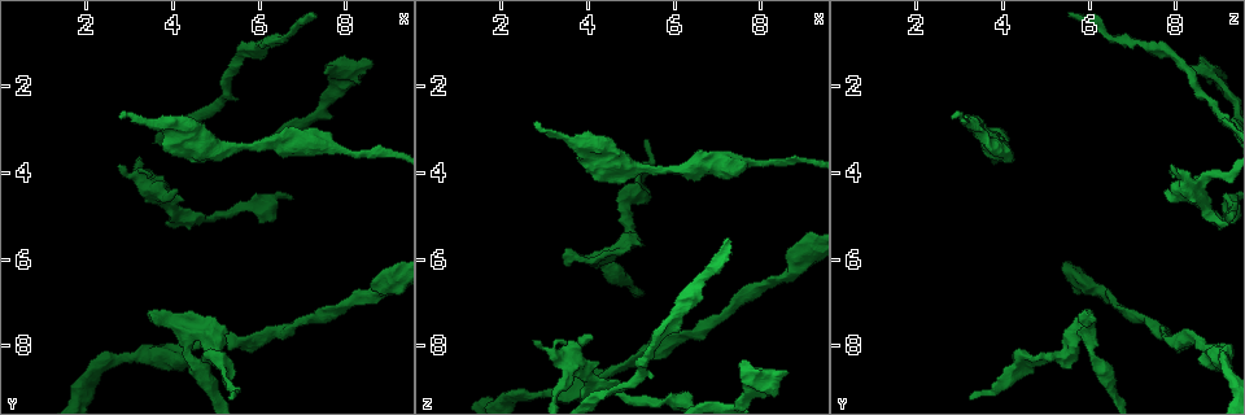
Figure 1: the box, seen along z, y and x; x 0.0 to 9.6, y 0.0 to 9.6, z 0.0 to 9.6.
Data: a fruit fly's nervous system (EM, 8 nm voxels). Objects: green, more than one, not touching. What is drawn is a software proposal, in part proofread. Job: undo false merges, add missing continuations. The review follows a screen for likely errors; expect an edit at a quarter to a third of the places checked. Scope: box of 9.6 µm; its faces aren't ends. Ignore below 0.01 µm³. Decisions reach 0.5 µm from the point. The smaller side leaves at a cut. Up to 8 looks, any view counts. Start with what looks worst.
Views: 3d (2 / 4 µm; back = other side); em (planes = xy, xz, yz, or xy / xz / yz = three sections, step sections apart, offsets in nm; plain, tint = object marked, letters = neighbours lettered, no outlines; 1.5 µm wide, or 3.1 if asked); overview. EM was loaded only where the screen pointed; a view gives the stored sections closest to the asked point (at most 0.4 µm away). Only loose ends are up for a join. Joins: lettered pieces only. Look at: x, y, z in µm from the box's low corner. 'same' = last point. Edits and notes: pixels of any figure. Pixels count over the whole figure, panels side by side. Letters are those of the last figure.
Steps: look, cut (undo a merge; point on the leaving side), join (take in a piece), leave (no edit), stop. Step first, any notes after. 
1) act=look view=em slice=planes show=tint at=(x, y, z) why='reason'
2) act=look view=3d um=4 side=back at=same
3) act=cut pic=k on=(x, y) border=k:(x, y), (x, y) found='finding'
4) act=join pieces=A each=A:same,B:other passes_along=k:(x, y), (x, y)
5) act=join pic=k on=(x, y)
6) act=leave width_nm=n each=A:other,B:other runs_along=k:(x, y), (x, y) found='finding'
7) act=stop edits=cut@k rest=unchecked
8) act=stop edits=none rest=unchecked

act=look view=em slice=xz step=4 show=letters at=(2.80, 2.75, 2.95) why='free end'

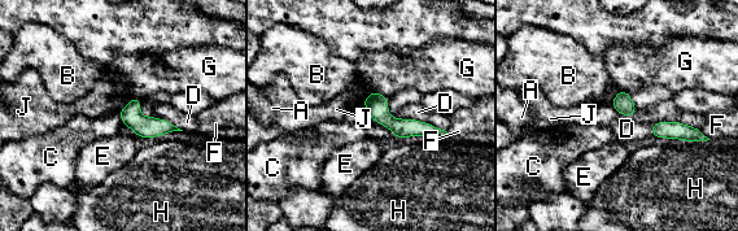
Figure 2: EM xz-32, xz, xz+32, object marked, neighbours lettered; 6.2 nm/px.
act=leave width_nm=120 each=A:other,B:other,C:other,D:other,E:other,F:other,G:other,H:other,J:other border=2:(388, 113), (446, 130) found='no lettered piece goes on from it'

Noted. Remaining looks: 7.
act=look view=3d um=2 side=back at=(4.15, 4.40, 7.80)

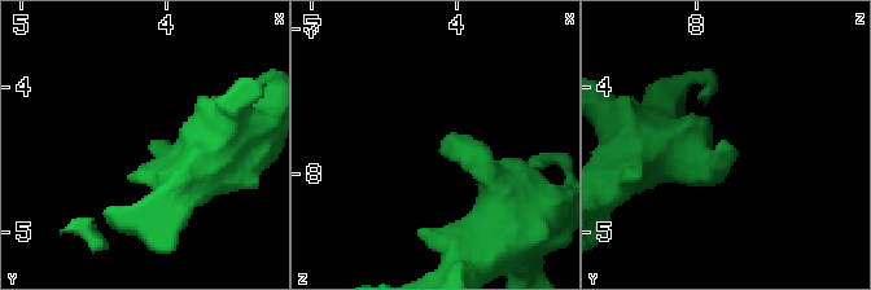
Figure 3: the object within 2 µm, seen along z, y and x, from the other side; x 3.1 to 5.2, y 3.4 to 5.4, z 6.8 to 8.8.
act=look view=em slice=xz step=8 show=plain at=(4.12, 4.40, 7.84) why='now the EM'

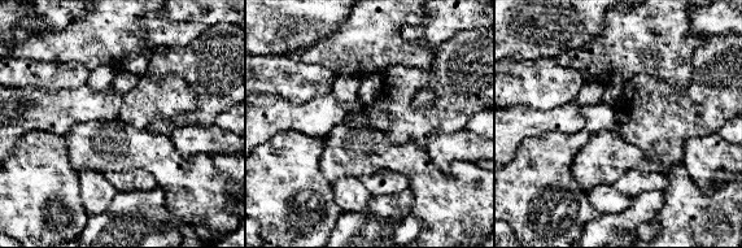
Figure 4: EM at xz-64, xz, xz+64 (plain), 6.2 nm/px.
act=look view=em slice=xz step=8 show=letters at=same

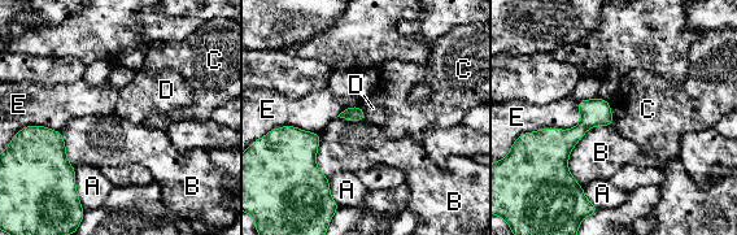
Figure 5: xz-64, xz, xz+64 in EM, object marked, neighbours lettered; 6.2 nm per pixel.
act=leave longest_contact=B:440nm each=A:other,B:other,C:other,D:other,E:other border=5:(360, 107), (365, 120) found='none of them fits'

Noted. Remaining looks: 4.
act=look view=3d um=4 at=(3.45, 7.30, 6.15) why='free end'

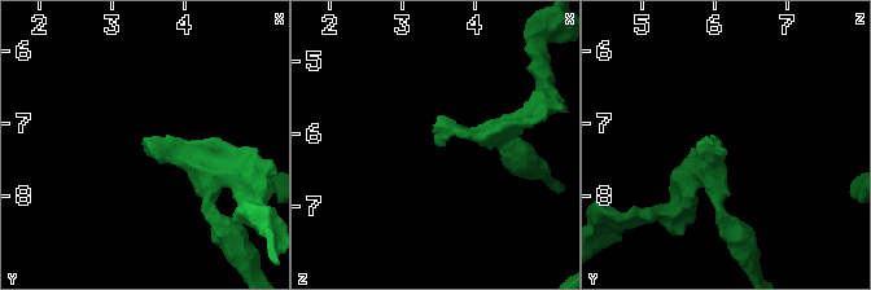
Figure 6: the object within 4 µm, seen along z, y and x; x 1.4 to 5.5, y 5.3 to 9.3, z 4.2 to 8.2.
act=look view=em slice=planes show=letters at=(3.45, 7.30, 6.10) why='need the tissue'

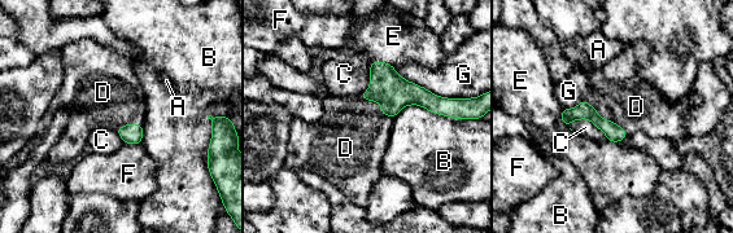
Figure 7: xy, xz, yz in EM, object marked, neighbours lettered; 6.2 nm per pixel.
act=join pieces=D longest_contact=G:460nm each=A:other,B:other,C:other,D:same,E:other,F:other,G:other passes_along=7:(132, 133), (127, 124), (104, 92) found='it goes on there'

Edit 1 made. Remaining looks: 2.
act=stop edits=join@7 rest=unchecked

